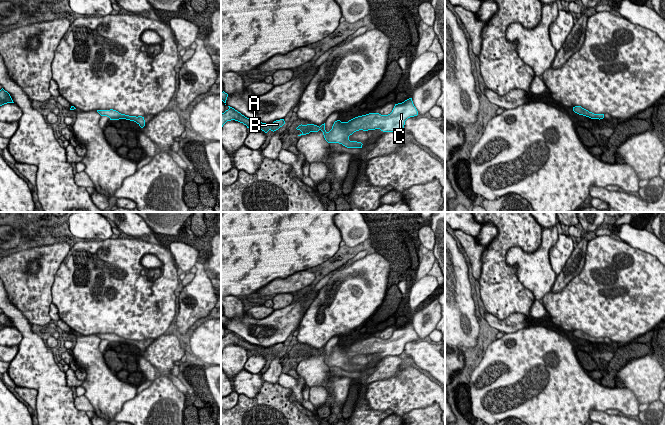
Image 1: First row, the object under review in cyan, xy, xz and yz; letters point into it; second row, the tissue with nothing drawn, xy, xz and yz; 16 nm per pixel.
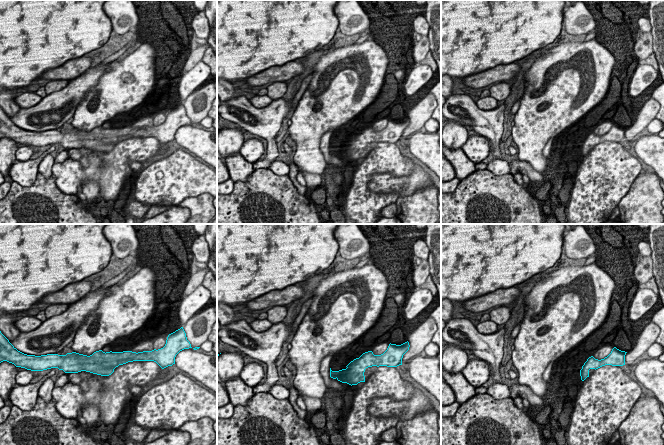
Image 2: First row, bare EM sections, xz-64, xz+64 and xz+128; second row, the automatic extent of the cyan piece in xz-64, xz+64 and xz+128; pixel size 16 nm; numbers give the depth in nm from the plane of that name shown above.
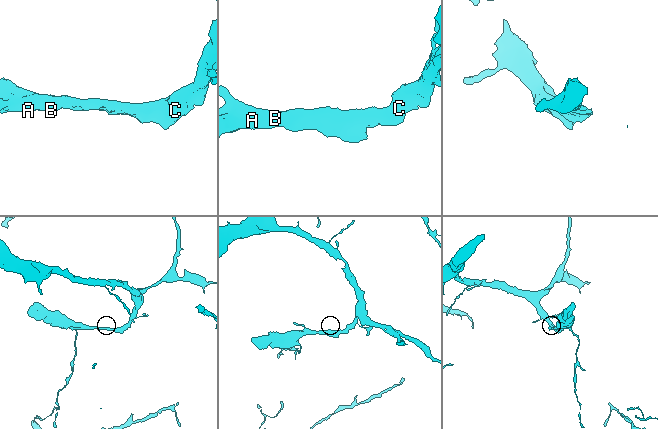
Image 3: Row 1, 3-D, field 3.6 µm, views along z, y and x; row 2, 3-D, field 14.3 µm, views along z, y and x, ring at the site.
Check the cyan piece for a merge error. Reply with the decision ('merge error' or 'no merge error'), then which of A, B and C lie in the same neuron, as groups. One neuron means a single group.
no merge error | A B C

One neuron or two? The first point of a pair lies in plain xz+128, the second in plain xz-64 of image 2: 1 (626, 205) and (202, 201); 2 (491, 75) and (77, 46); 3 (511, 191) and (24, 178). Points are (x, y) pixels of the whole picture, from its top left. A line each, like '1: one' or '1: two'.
1: one
2: two
3: two

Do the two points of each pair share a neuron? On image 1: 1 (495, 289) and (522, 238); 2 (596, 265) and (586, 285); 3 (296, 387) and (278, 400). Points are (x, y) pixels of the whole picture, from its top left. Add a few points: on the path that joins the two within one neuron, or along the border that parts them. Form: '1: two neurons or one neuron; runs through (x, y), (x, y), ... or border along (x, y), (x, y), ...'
1: one neuron; runs through (495, 274), (495, 255), (507, 243)
2: one neuron; runs through (592, 270), (591, 280)
3: two neurons; border along (277, 383), (287, 387), (289, 398), (301, 404)

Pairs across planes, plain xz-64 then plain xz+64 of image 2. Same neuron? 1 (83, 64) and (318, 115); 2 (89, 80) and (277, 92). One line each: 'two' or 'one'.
1: two
2: two

